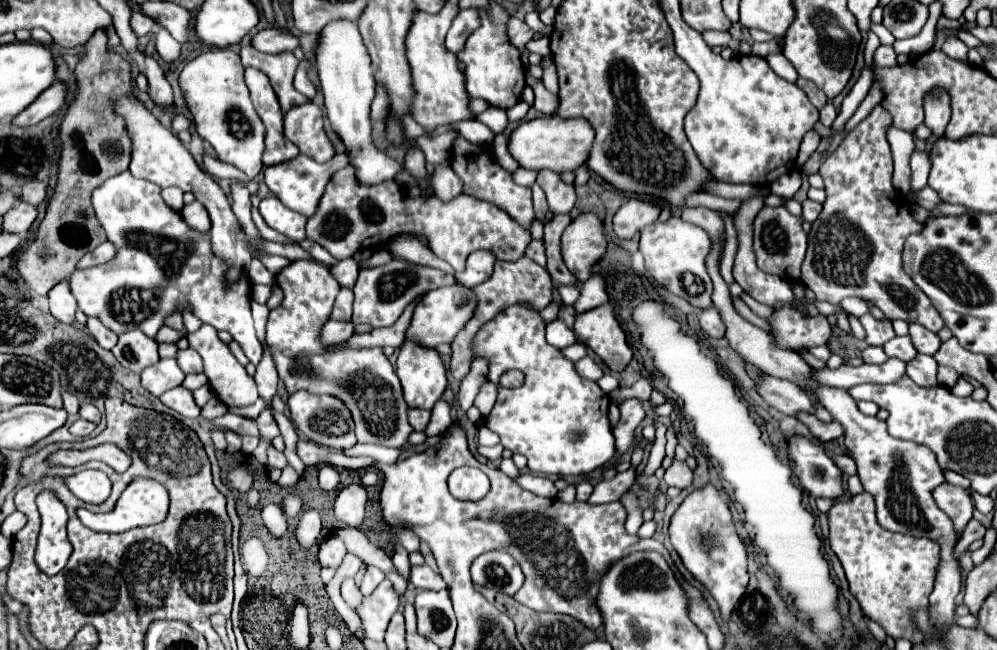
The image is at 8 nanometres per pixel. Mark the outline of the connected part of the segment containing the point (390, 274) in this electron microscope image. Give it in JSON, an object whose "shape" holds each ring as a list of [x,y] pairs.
{"shape":[[[392,260],[386,266],[378,266],[378,268],[364,268],[358,274],[358,280],[354,284],[354,314],[352,314],[352,322],[358,324],[370,324],[372,328],[384,328],[384,326],[392,326],[400,314],[404,312],[404,308],[420,294],[430,292],[434,288],[440,286],[452,286],[456,284],[452,274],[446,274],[442,270],[436,268],[428,268],[428,266],[420,266],[420,264],[410,264],[406,260]]]}

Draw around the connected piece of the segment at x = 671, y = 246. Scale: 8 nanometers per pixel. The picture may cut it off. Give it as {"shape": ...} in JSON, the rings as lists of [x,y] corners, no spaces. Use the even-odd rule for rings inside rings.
{"shape":[[[672,216],[668,218],[666,222],[652,222],[648,226],[644,226],[640,230],[640,252],[644,256],[644,266],[646,266],[646,272],[660,284],[664,286],[666,290],[678,294],[680,298],[686,298],[690,304],[694,306],[702,306],[702,308],[708,308],[712,306],[712,280],[706,272],[706,256],[712,248],[712,242],[710,242],[710,236],[696,224],[690,224],[690,222],[684,222],[680,216]],[[690,272],[694,274],[696,278],[702,280],[704,284],[704,292],[698,294],[698,296],[690,296],[684,286],[682,286],[682,276]]]}

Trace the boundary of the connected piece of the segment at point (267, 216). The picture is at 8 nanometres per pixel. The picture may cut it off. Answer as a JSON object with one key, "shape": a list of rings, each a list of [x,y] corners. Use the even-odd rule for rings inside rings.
{"shape":[[[268,196],[260,202],[258,206],[262,218],[266,220],[266,224],[274,230],[278,230],[280,234],[292,238],[294,242],[300,242],[306,238],[306,222],[308,218],[304,218],[302,214],[296,214],[294,210],[288,210],[276,196]]]}

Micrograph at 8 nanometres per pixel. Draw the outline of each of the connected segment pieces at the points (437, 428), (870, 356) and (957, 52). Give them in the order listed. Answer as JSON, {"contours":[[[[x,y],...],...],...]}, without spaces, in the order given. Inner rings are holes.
{"contours":[[[[442,398],[436,402],[436,406],[432,408],[432,416],[430,416],[430,422],[424,430],[426,436],[440,436],[444,434],[452,424],[452,418],[450,418],[450,404]]],[[[868,346],[862,352],[862,359],[866,364],[880,365],[888,360],[882,346]]],[[[946,36],[944,44],[942,44],[942,52],[946,52],[950,58],[954,60],[962,60],[964,62],[968,61],[968,46],[964,42],[960,42],[956,36]]]]}

